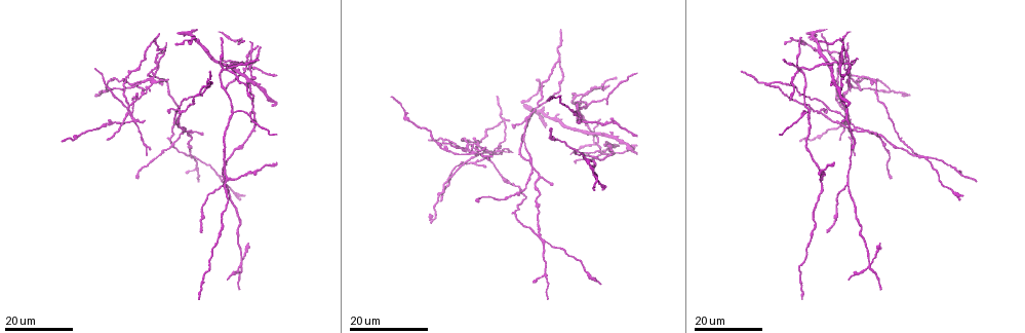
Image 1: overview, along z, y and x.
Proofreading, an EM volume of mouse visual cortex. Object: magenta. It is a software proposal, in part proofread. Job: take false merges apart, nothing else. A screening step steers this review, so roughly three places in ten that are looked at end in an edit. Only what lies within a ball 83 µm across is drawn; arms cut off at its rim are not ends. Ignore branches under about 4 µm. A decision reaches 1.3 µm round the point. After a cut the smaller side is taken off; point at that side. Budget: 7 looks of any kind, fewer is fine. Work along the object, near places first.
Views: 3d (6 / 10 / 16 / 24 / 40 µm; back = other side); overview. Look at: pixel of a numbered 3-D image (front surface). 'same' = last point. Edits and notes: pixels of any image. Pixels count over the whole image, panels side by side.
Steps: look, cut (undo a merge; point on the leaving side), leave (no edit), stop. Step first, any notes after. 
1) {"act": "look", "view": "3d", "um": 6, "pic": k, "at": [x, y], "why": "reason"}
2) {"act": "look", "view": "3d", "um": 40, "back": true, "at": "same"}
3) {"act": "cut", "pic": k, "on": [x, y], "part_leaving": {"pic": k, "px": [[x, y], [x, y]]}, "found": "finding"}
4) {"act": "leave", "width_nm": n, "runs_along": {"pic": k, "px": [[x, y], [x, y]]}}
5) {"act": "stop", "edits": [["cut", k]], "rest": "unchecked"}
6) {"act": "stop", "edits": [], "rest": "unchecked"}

{"act": "look", "view": "3d", "um": 16, "pic": 1, "at": [536, 234]}

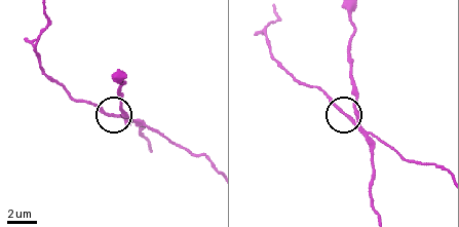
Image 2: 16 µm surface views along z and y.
{"act": "look", "view": "3d", "um": 6, "pic": 2, "at": [351, 119], "why": "zoom in"}

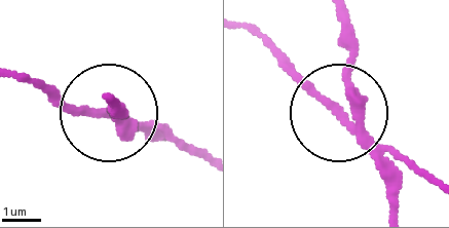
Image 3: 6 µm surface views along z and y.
{"act": "look", "view": "3d", "um": 6, "back": true, "pic": 3, "at": [337, 111]}

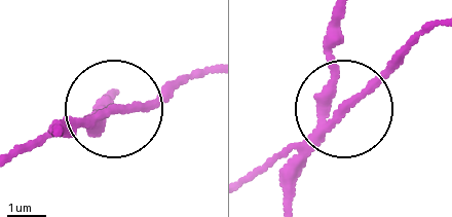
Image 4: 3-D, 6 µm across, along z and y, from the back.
{"act": "cut", "pic": 4, "on": [123, 111], "part_leaving": {"pic": 4, "px": [[89, 123], [155, 107], [204, 68]]}, "found": "two neurons meet here"}

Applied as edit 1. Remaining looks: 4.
{"act": "look", "view": "overview"}

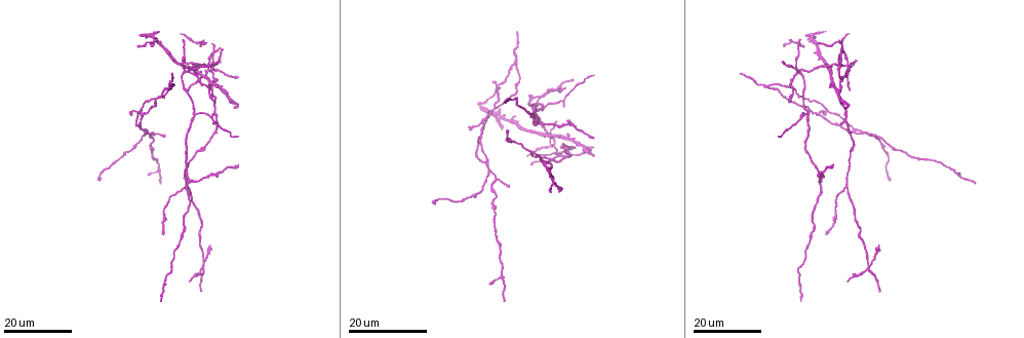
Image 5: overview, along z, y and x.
{"act": "look", "view": "3d", "um": 16, "pic": 5, "at": [769, 85], "why": "three-way junction"}

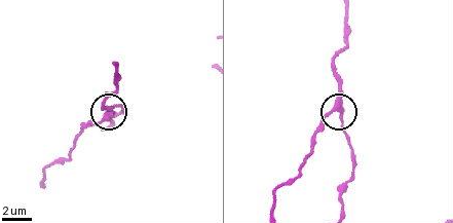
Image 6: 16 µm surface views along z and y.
{"act": "look", "view": "3d", "um": 6, "pic": 6, "at": [332, 109]}

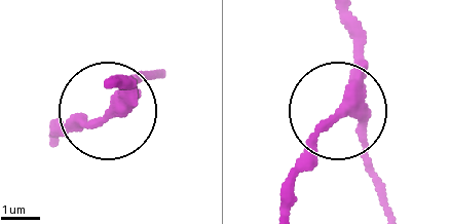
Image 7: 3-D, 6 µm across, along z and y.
{"act": "look", "view": "3d", "um": 6, "back": true, "pic": 7, "at": [113, 111]}

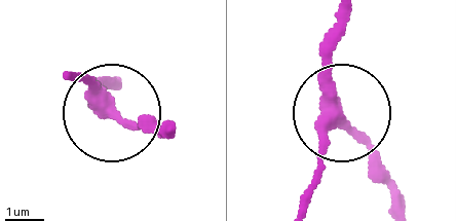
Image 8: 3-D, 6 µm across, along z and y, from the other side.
{"act": "leave", "runs_along": {"pic": 8, "px": [[298, 209], [337, 101], [327, 71], [334, 22]]}, "found": "continuous, no second neuron"}

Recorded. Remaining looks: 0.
{"act": "stop", "edits": [["cut", 4]], "rest": "unchecked"}

